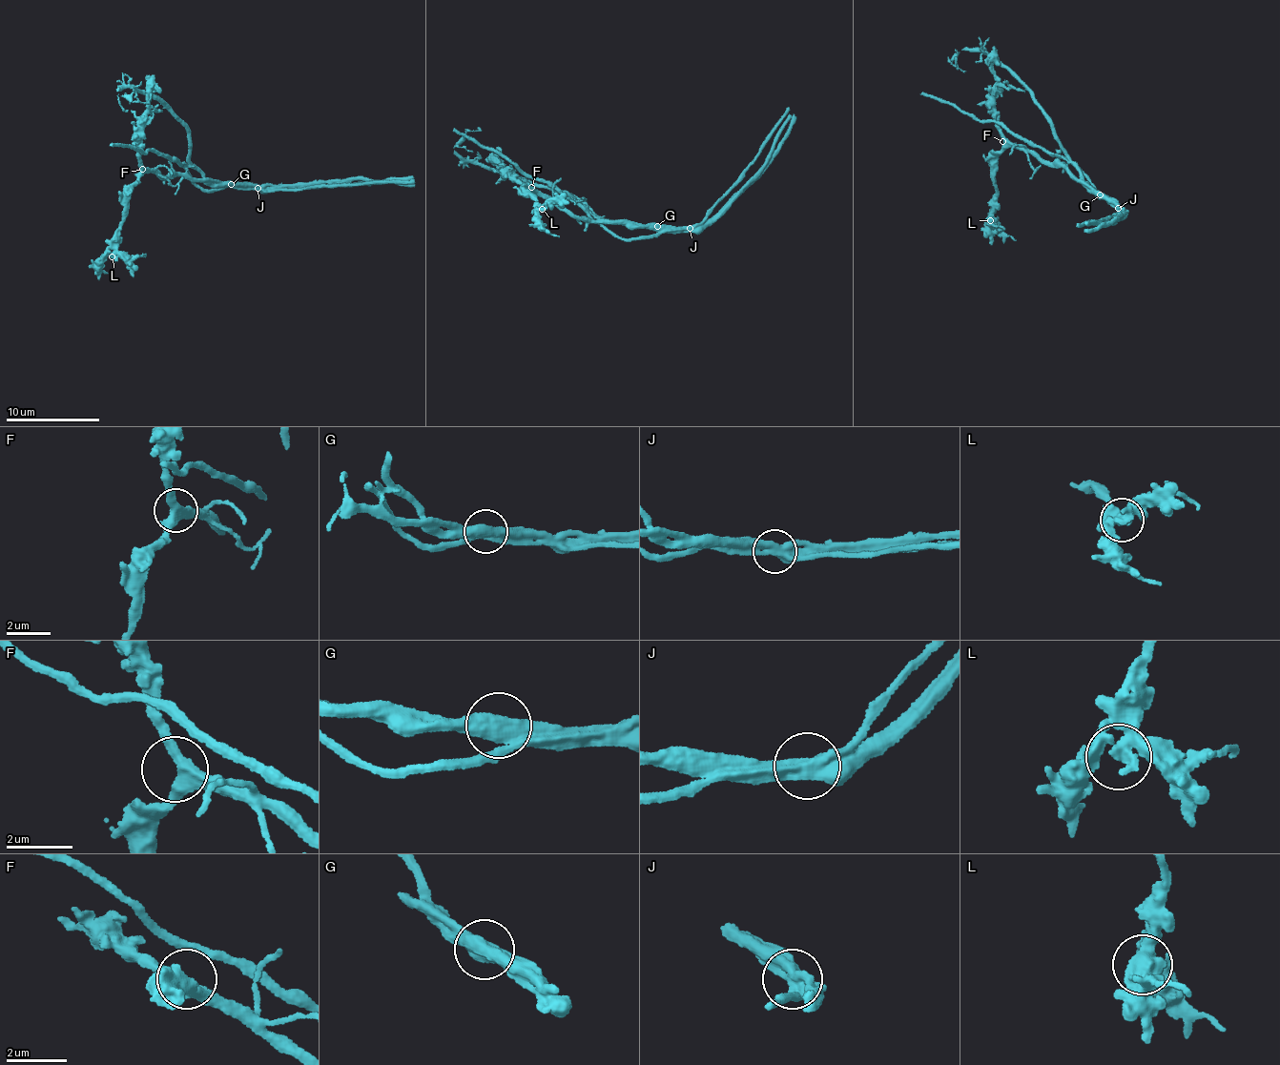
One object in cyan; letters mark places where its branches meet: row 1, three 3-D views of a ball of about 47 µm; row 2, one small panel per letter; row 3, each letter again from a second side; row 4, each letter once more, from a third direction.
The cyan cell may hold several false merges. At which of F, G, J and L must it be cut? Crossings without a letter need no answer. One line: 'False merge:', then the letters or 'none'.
False merge: G, J

